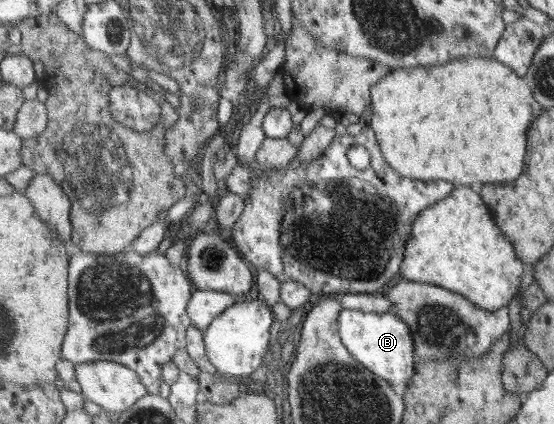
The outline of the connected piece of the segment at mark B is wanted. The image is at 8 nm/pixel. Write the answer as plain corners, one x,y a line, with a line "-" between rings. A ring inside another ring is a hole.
344,309
338,322
343,344
353,357
366,365
368,370
384,377
391,385
405,390
411,388
418,358
410,325
403,318
391,312
379,314

